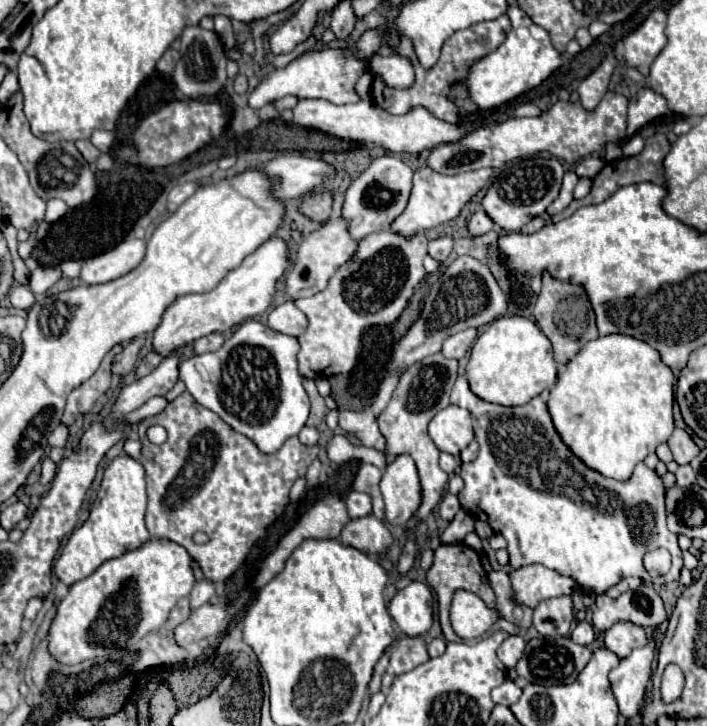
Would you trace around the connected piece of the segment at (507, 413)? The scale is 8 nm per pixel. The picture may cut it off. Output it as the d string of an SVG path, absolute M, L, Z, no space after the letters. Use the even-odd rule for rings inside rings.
M459 375L451 393L451 403L471 413L475 439L481 445L477 459L461 465L459 475L463 477L465 487L459 493L459 503L465 511L489 523L495 533L505 537L509 565L513 569L539 563L557 571L559 575L573 579L581 589L593 591L597 595L605 593L625 577L639 577L643 581L651 581L653 585L679 579L679 571L683 567L681 549L677 545L677 535L667 529L665 485L653 469L649 469L645 463L639 463L629 481L613 481L589 469L567 449L567 445L553 429L543 397L535 397L529 403L511 409L493 405L471 393L467 377ZM659 547L671 551L673 569L663 577L651 579L643 567L643 555Z

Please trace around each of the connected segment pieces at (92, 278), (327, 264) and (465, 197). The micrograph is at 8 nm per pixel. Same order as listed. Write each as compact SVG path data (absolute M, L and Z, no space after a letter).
M127 237L115 249L83 261L81 279L87 285L113 281L113 279L129 273L131 269L135 269L143 261L145 247L147 247L145 239Z
M343 217L337 219L329 219L325 221L317 231L313 231L301 245L297 251L295 261L291 263L291 271L287 273L285 279L285 293L291 299L301 299L301 297L311 297L313 293L319 293L321 289L327 287L329 277L343 265L347 263L357 251L357 241L349 235L347 229L347 221Z
M423 165L415 171L413 175L413 191L409 197L409 203L405 211L391 223L391 231L399 233L407 239L411 239L415 233L433 229L439 223L451 221L459 215L461 207L479 191L487 185L489 177L493 175L493 169L477 169L477 171L467 171L467 173L457 173L457 175L441 175L433 171L431 167Z

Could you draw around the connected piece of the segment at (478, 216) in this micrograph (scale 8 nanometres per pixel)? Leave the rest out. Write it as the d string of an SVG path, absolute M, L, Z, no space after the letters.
M481 209L481 211L477 211L471 219L469 219L469 225L467 225L467 231L469 231L469 235L483 235L483 233L487 233L487 231L491 231L493 229L493 221L489 219L489 215Z

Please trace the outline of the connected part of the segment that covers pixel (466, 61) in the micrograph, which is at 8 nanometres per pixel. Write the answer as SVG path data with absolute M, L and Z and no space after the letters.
M499 17L499 19L493 19L493 21L483 21L483 23L475 23L467 29L461 29L457 33L453 33L445 43L443 43L443 51L441 51L441 57L439 61L431 67L431 69L423 69L415 57L415 51L413 51L413 43L409 39L403 39L399 41L397 45L397 53L399 55L405 55L413 61L413 67L415 67L415 83L407 89L392 89L383 84L381 77L375 76L373 79L373 87L371 87L371 99L377 107L383 107L387 109L391 115L405 115L409 109L417 107L417 105L423 105L425 109L429 109L435 117L441 117L449 123L457 123L461 119L459 115L459 109L457 105L449 99L449 91L453 85L457 85L459 81L463 81L471 69L471 65L475 61L479 61L481 57L489 55L493 49L497 49L503 41L505 41L505 35L509 33L511 29L511 21L509 17Z

